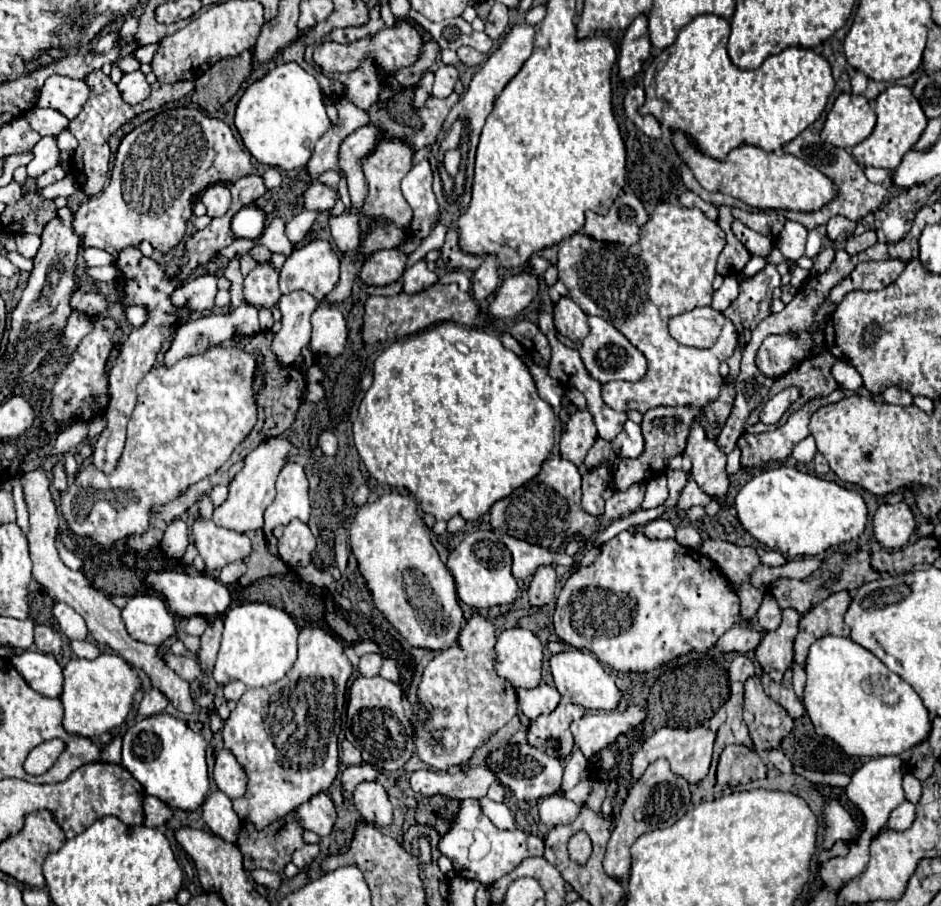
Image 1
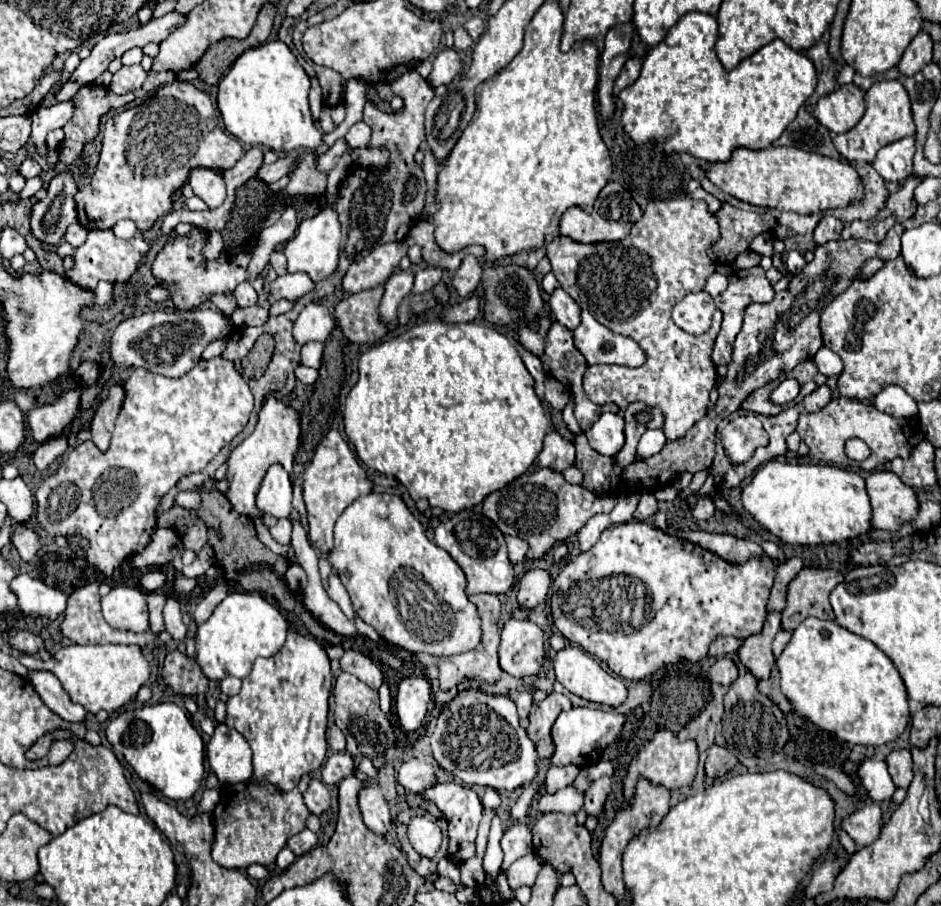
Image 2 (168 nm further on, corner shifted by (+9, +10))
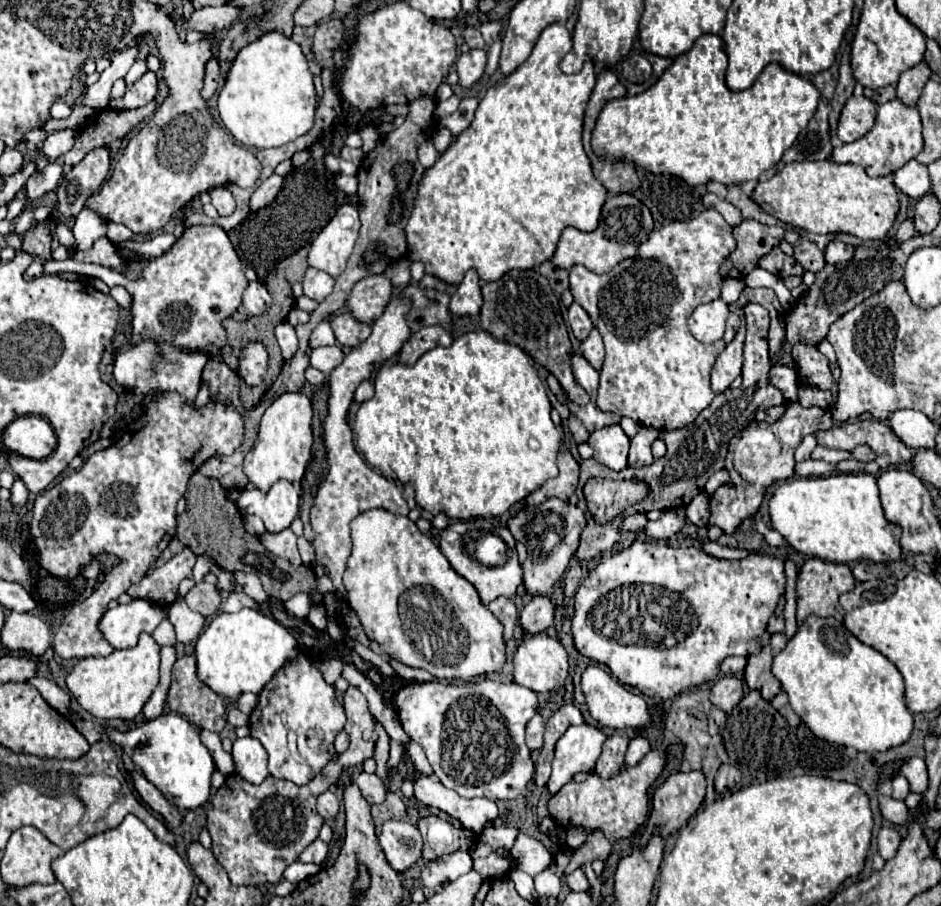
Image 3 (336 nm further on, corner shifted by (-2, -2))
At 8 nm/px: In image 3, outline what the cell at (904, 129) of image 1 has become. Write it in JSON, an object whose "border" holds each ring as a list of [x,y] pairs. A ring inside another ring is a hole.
{"border":[[[891,100],[879,106],[875,126],[859,140],[851,144],[843,144],[833,148],[831,160],[839,164],[859,164],[865,168],[869,176],[887,176],[893,174],[897,168],[901,168],[905,162],[915,158],[923,150],[923,138],[921,138],[921,120],[919,112],[911,106],[905,106],[899,100]]]}

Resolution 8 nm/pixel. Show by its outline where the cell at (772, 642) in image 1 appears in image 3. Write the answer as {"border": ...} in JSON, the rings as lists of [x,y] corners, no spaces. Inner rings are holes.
{"border":[[[773,634],[767,648],[763,648],[759,654],[747,658],[745,682],[751,690],[761,692],[761,696],[765,700],[771,700],[773,696],[777,696],[781,692],[779,680],[775,680],[775,676],[771,674],[771,662],[785,648],[785,644],[787,644],[785,634]]]}

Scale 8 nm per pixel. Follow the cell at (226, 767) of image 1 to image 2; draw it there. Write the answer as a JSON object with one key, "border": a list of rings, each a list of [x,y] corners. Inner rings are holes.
{"border":[[[218,724],[206,746],[206,756],[220,786],[248,782],[252,778],[252,752],[244,736],[226,724]]]}

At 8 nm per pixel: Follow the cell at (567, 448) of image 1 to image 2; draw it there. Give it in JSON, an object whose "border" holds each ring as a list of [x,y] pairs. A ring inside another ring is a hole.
{"border":[[[546,434],[544,450],[538,456],[538,466],[550,466],[564,472],[574,464],[574,444],[560,434]]]}

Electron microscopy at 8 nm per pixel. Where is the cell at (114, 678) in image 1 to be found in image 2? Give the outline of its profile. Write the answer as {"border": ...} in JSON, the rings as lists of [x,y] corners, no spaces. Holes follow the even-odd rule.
{"border":[[[72,644],[60,648],[48,661],[22,653],[20,662],[29,670],[43,670],[43,668],[50,670],[62,682],[70,700],[74,704],[80,704],[88,714],[96,714],[100,710],[112,714],[120,710],[136,696],[140,686],[144,686],[150,678],[150,666],[142,656],[142,650],[138,646],[122,646],[122,644],[90,644],[90,646]]]}

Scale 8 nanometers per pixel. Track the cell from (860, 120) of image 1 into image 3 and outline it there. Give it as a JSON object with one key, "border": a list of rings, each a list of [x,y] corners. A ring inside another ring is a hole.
{"border":[[[851,96],[841,110],[839,128],[837,128],[839,140],[855,142],[861,136],[865,136],[873,128],[875,114],[877,114],[875,102],[871,102],[865,96]]]}

